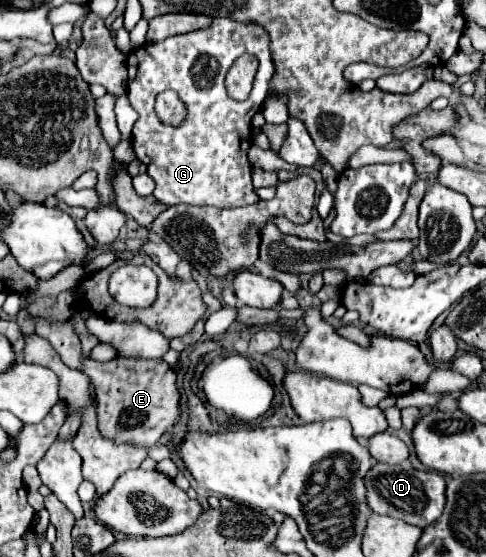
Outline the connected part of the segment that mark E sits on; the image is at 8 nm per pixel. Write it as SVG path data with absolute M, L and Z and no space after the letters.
M37 317L35 321L35 331L37 335L45 337L55 351L61 355L63 363L69 365L71 369L83 371L97 395L97 413L99 413L99 429L105 437L113 441L125 441L125 443L135 443L135 445L155 445L161 435L171 429L179 417L179 389L177 389L177 373L173 371L171 365L167 365L161 359L111 359L105 363L93 361L91 357L83 357L83 349L79 343L79 337L75 335L71 323L49 323L43 317Z

